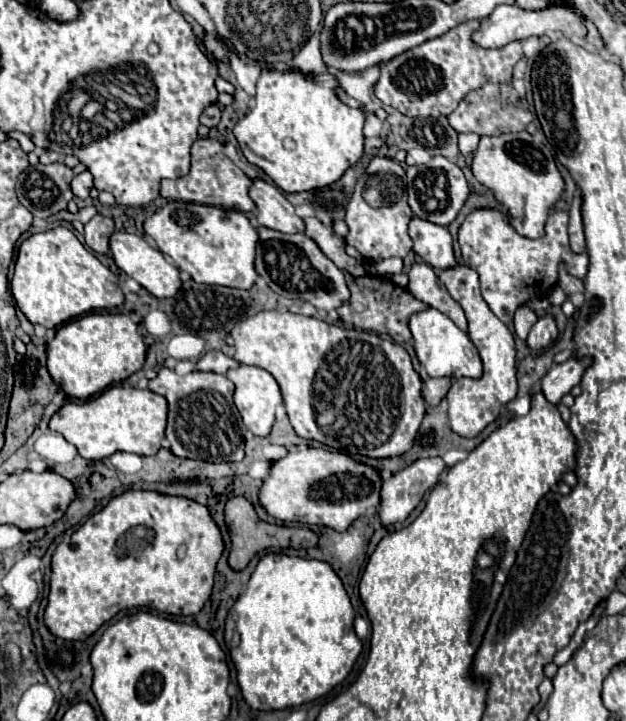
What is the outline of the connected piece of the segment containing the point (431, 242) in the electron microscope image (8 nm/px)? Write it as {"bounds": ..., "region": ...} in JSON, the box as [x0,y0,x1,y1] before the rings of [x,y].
{"bounds":[409,217,457,271],"region":[[[413,217],[409,225],[409,235],[413,239],[413,251],[437,271],[451,269],[457,265],[453,255],[451,233],[447,231],[447,227],[429,221],[419,221],[419,217]]]}

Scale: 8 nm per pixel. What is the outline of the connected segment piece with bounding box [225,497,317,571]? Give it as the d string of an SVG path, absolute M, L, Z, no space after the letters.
M233 497L227 501L225 505L225 523L229 527L229 535L231 535L231 551L229 551L229 567L235 571L241 571L247 567L247 563L251 561L253 555L257 555L259 551L267 549L267 547L283 547L283 549L307 549L317 545L317 535L311 529L305 527L279 527L279 525L271 525L271 523L263 523L253 505L245 499L245 497Z

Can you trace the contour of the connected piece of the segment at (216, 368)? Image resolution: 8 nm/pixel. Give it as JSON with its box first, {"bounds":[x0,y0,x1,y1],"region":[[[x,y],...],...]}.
{"bounds":[195,351,241,373],"region":[[[207,351],[197,363],[195,363],[195,369],[199,371],[213,371],[213,373],[227,373],[229,369],[233,367],[239,367],[241,363],[227,357],[225,353],[221,351]]]}

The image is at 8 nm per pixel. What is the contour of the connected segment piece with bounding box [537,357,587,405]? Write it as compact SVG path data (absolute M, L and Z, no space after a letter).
M587 357L583 361L579 359L567 359L561 365L555 365L547 371L547 375L541 379L537 391L541 391L545 395L545 399L553 405L557 405L561 401L561 397L565 393L571 391L571 387L575 387L583 375L583 369L587 367Z

